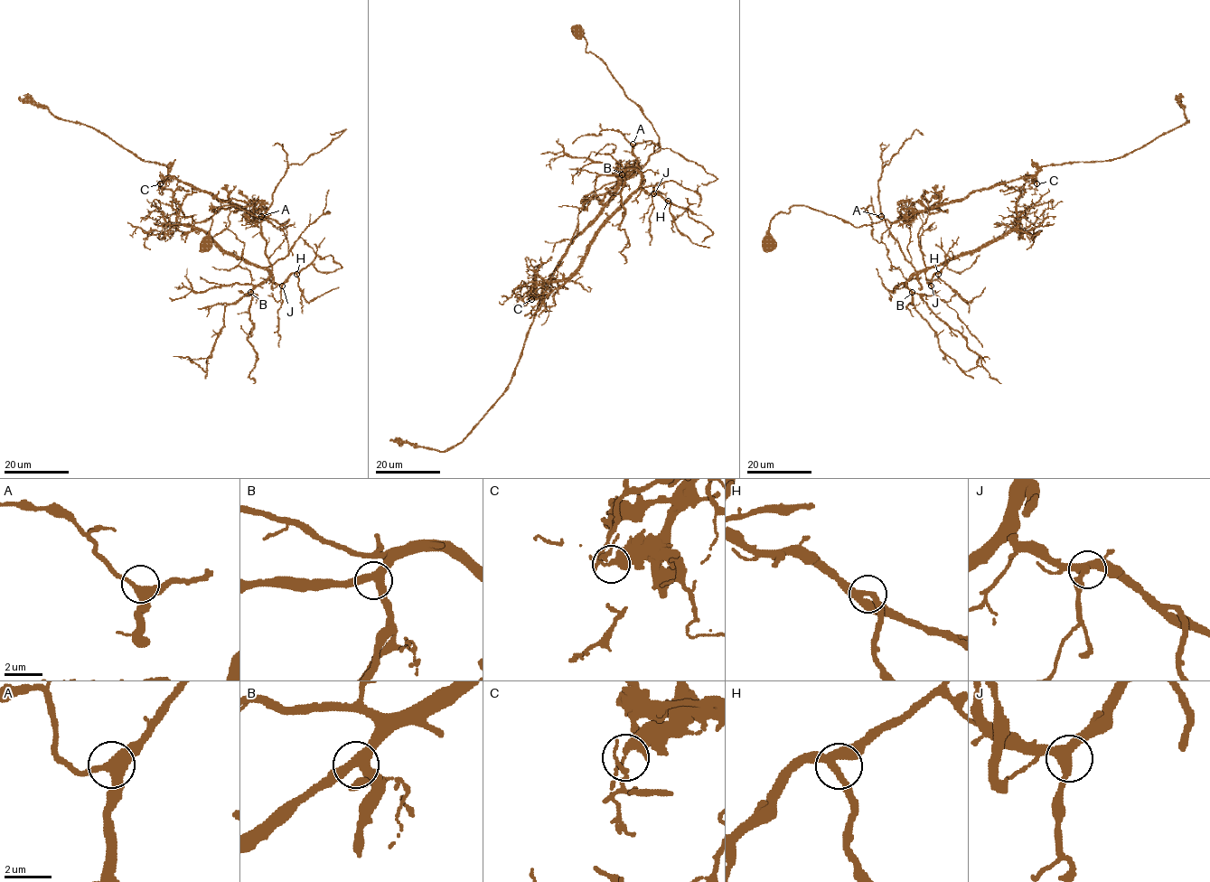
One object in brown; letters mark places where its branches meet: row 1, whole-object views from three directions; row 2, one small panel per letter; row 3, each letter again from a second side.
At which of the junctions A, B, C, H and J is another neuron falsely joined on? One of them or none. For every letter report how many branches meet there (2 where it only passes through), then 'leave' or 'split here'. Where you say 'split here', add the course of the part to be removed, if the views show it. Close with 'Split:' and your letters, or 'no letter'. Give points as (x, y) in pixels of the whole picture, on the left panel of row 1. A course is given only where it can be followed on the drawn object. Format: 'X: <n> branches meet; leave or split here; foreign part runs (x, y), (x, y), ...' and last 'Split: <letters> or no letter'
A: 3 branches meet; leave
B: 3 branches meet; leave
C: 3 branches meet; split here; foreign part runs (160, 183), (180, 206), (179, 223), (270, 271), (261, 220), (275, 187), (289, 164), (345, 130), (330, 133)
H: 3 branches meet; leave
J: 3 branches meet; leave
Split: C

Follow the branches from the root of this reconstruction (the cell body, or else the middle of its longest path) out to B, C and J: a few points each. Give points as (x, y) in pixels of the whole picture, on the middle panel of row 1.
B: (578, 32), (660, 149), (529, 299), (576, 267), (638, 187), (635, 170), (622, 174)
C: (578, 32), (586, 51), (602, 60), (651, 124), (660, 149), (619, 186), (531, 299)
J: (578, 32), (651, 124), (660, 149), (529, 299), (534, 287), (576, 267), (595, 232), (640, 188), (653, 193)

